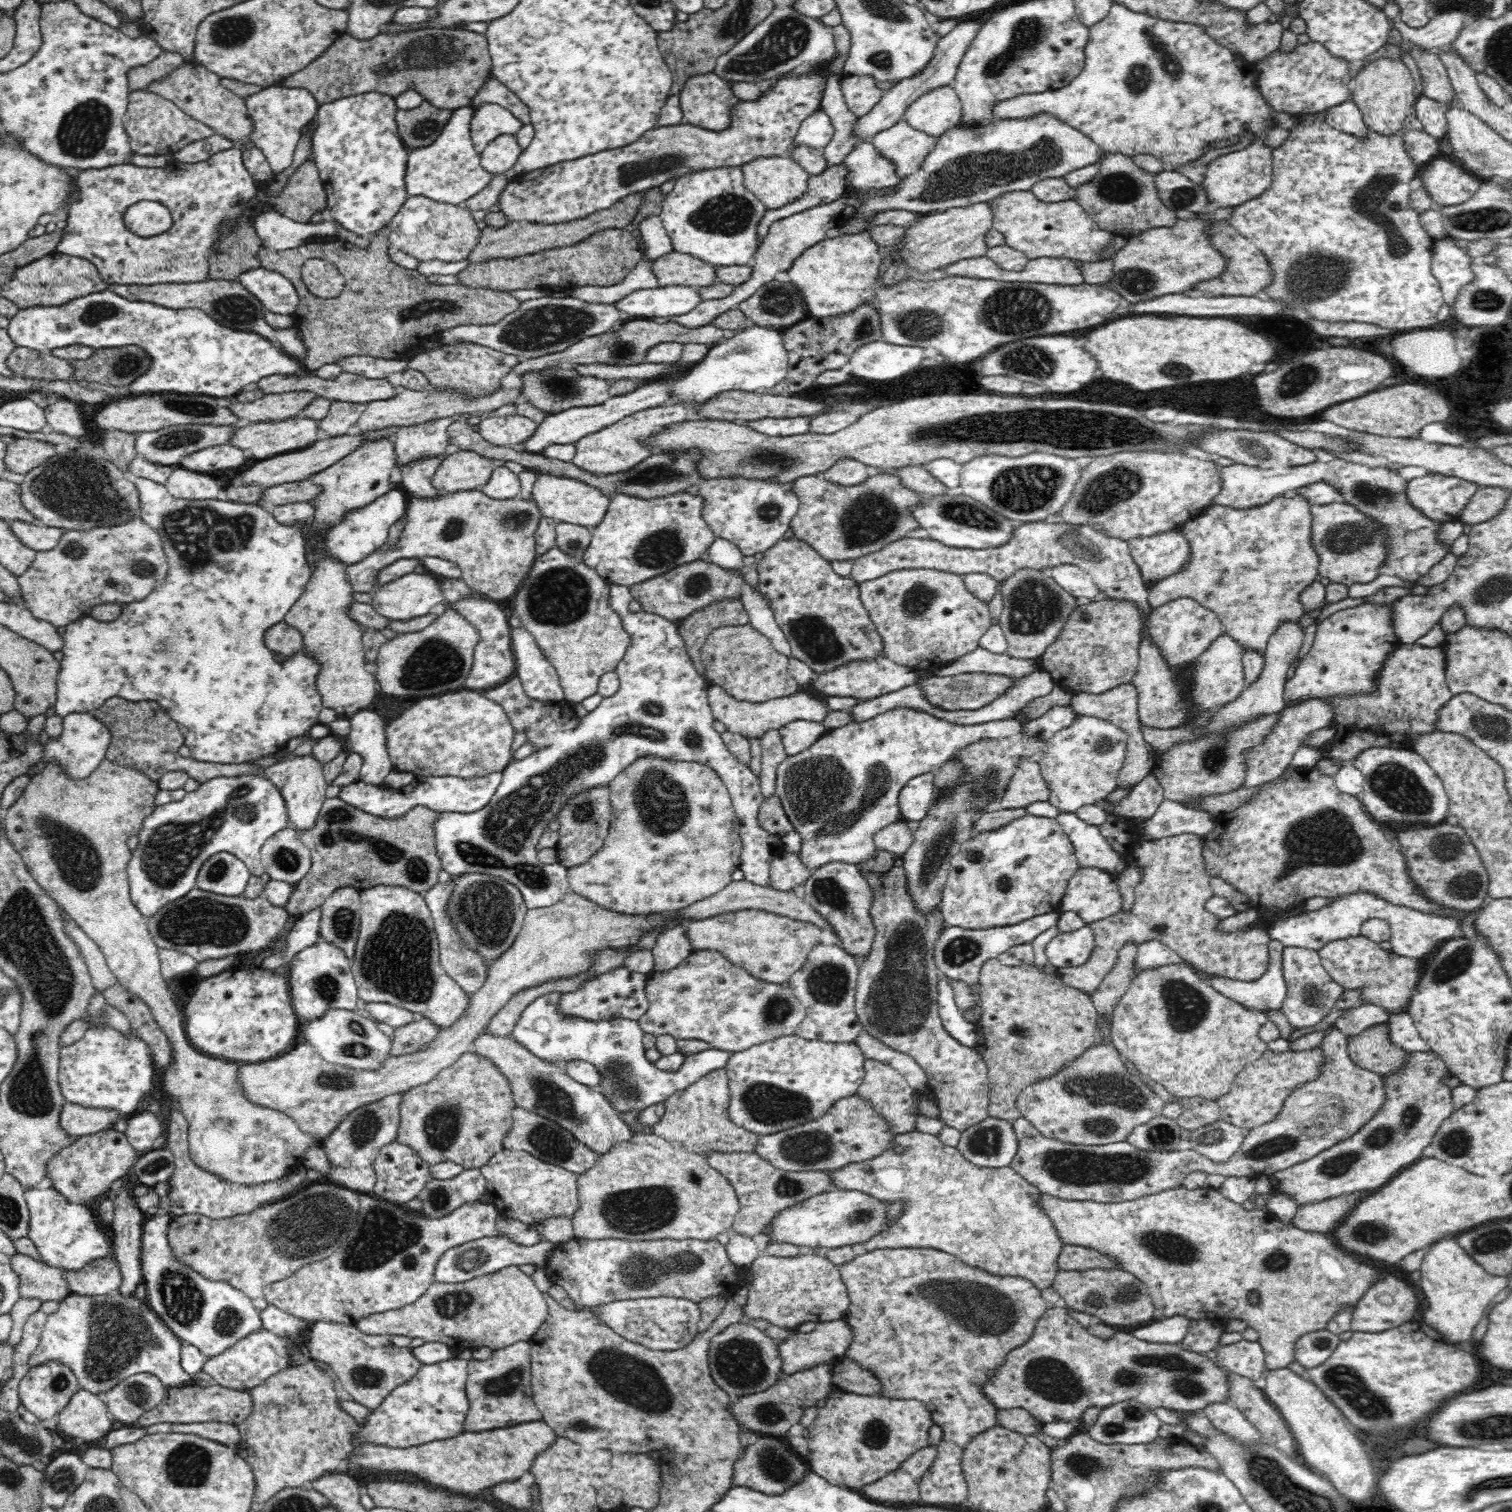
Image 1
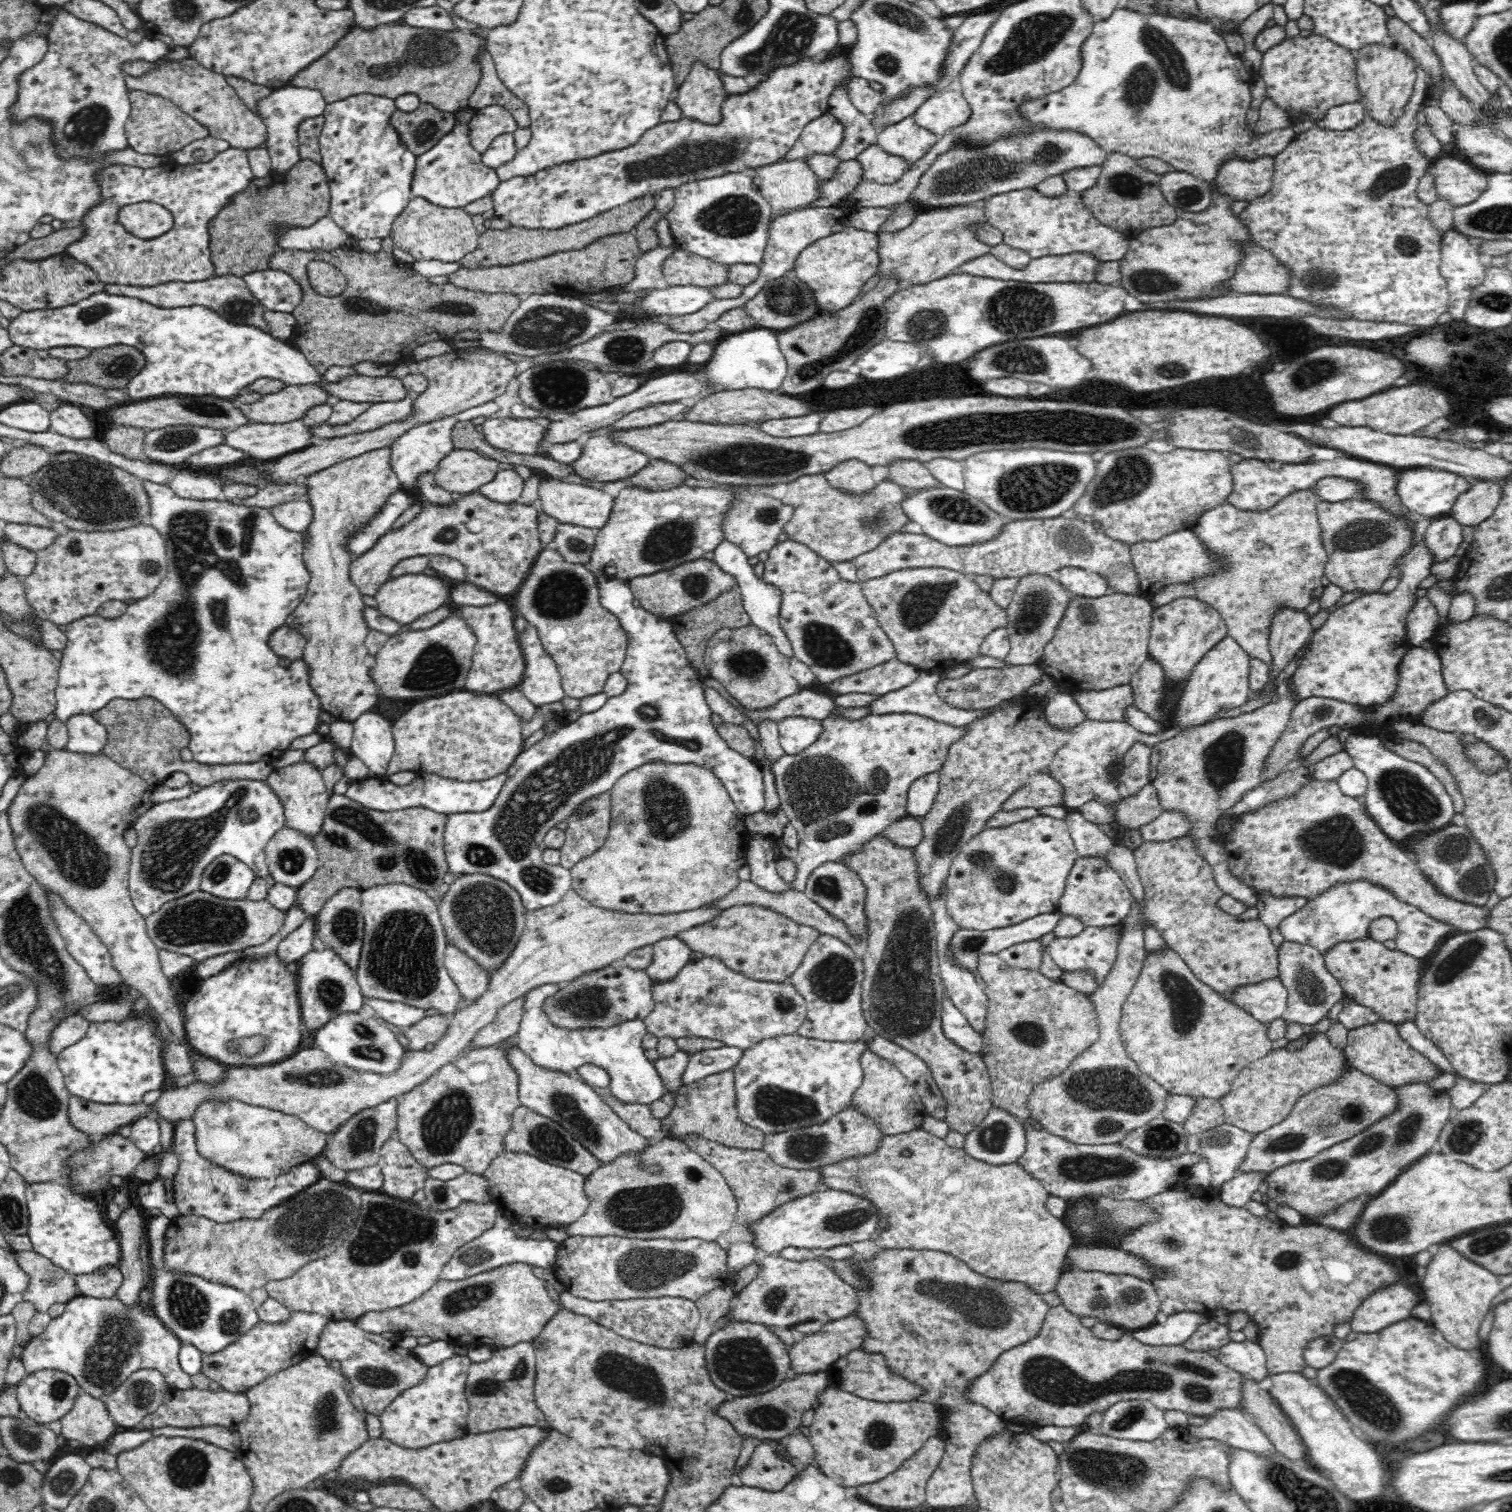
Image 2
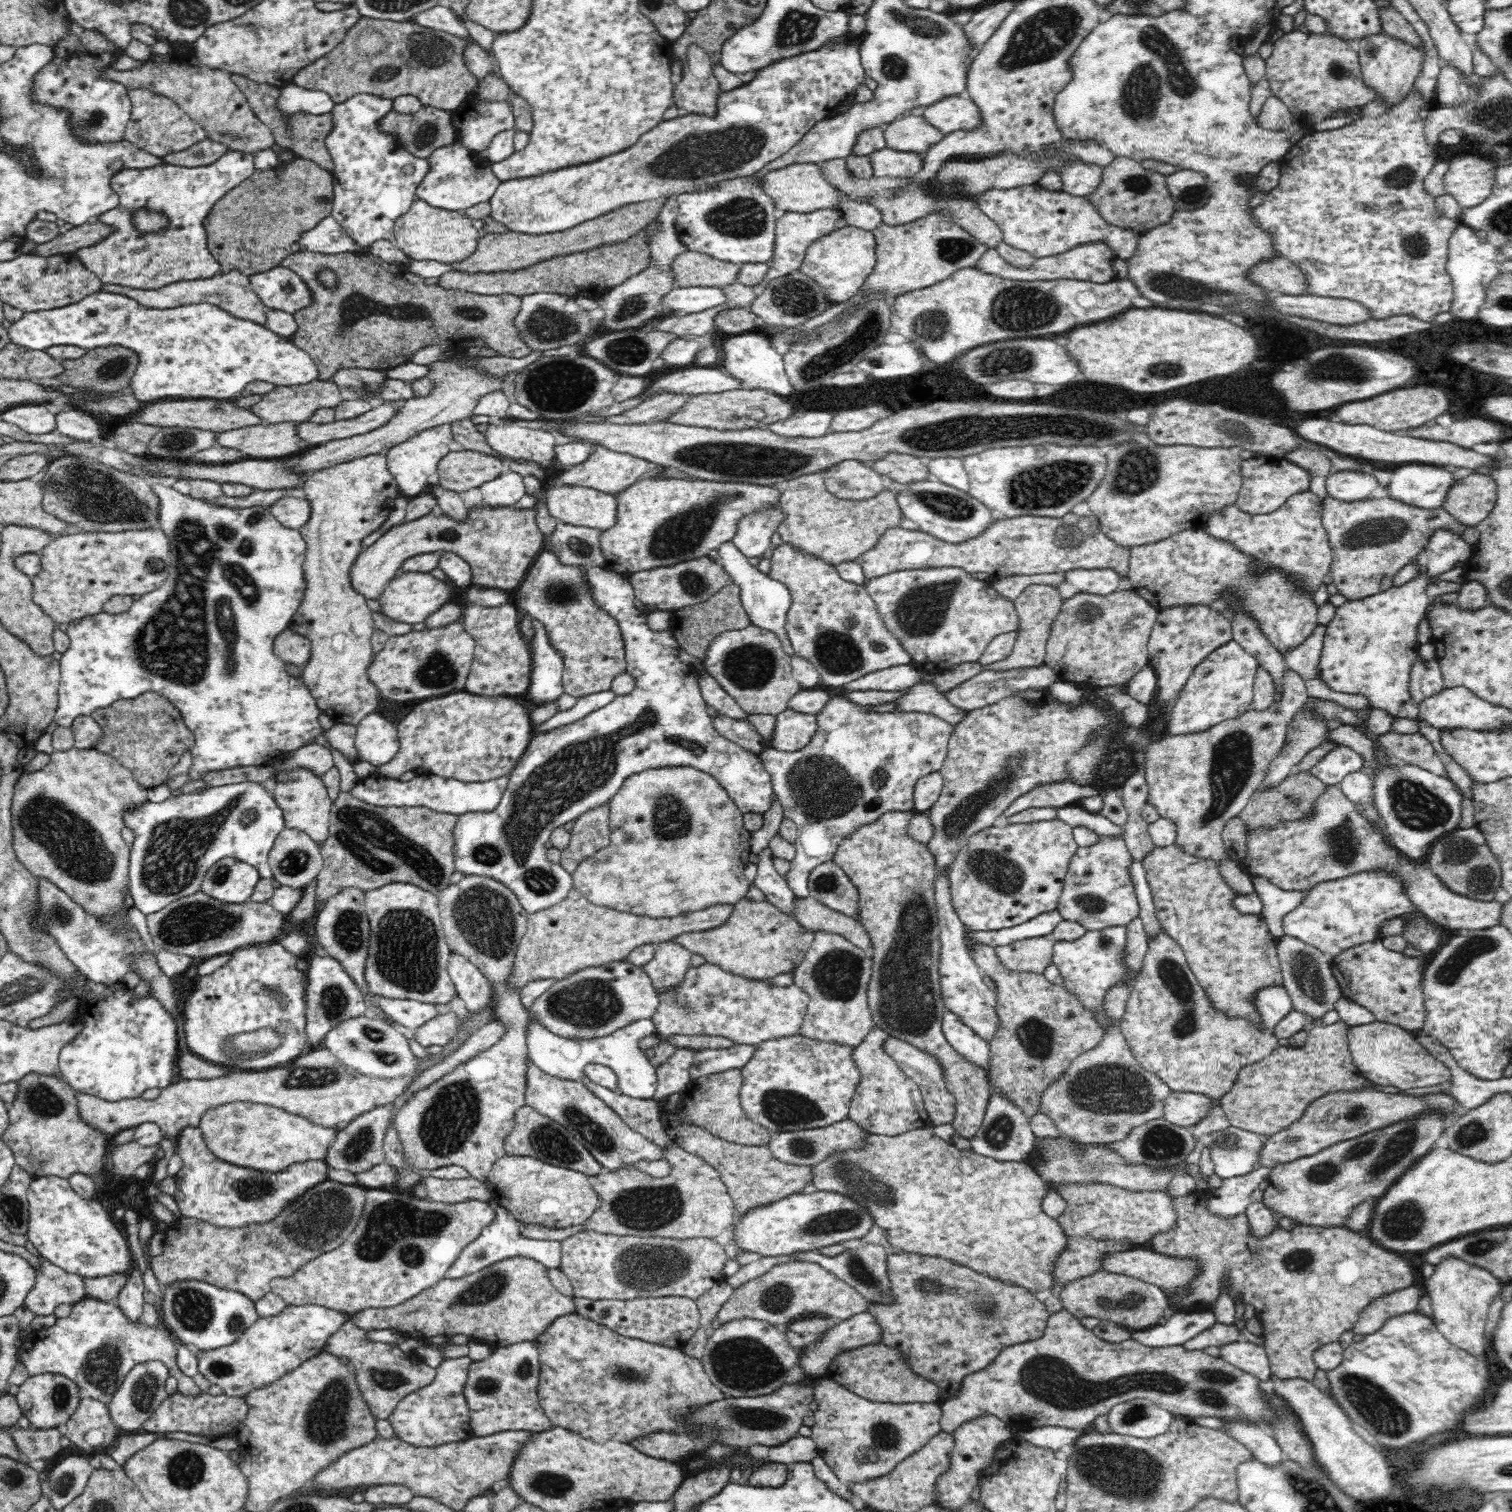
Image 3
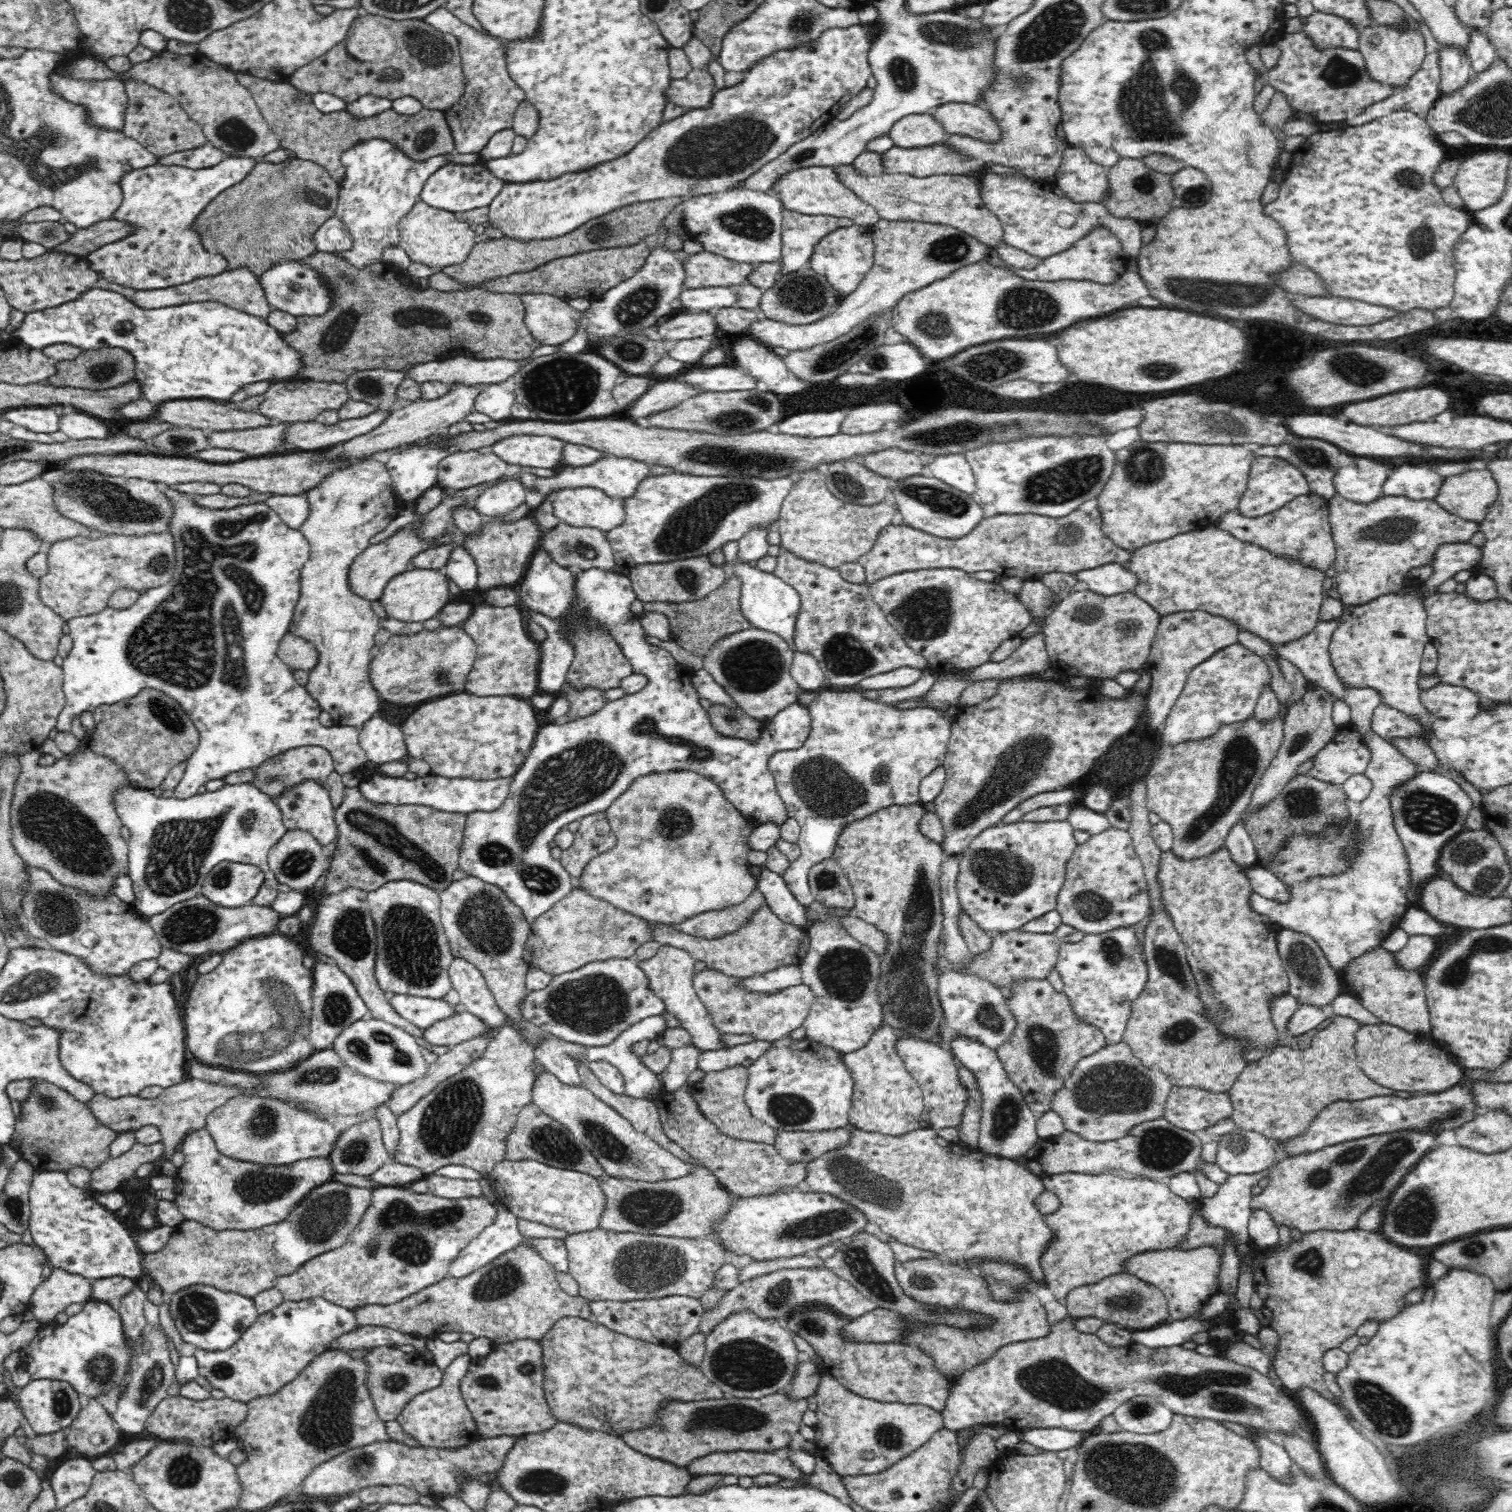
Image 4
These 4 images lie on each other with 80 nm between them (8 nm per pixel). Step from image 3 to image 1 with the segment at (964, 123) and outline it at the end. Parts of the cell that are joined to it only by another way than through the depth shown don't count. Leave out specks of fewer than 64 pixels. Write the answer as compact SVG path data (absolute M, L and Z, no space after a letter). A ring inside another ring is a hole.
M948 85L923 94L903 118L912 128L938 138L960 124L963 110L956 89Z

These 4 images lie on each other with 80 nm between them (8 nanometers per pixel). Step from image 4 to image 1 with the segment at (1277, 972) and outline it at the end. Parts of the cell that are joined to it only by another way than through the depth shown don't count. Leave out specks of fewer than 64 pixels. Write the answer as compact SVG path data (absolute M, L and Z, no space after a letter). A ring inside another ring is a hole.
M1179 834L1155 841L1141 840L1132 849L1131 858L1140 871L1132 910L1089 924L1096 935L1094 956L1082 966L1058 969L1057 974L1066 986L1091 996L1104 976L1113 970L1120 949L1131 941L1142 944L1155 939L1168 945L1182 961L1194 967L1196 974L1206 975L1208 979L1222 977L1252 982L1268 972L1272 958L1272 937L1268 927L1253 923L1241 930L1224 931L1220 929L1223 919L1207 909L1208 900L1215 894L1200 835Z

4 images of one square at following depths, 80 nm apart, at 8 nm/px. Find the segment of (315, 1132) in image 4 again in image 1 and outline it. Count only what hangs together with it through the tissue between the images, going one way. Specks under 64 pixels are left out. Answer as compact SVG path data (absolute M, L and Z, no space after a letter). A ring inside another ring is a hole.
M104 759L88 776L71 778L59 762L47 762L34 776L19 798L5 810L2 823L6 836L23 858L34 880L86 932L86 935L104 953L108 969L126 991L134 994L151 1008L154 1020L168 1037L176 1062L162 1074L165 1096L179 1100L179 1110L189 1124L188 1142L191 1157L198 1166L216 1176L248 1186L272 1182L283 1178L292 1168L300 1165L314 1145L321 1139L300 1130L294 1118L283 1112L256 1105L240 1091L238 1068L240 1064L210 1057L199 1052L186 1036L184 1015L172 998L168 980L161 973L159 948L147 928L148 917L132 902L129 893L127 866L131 859L128 838L138 830L148 814L156 808L154 796L159 783L146 777L134 767L116 764Z

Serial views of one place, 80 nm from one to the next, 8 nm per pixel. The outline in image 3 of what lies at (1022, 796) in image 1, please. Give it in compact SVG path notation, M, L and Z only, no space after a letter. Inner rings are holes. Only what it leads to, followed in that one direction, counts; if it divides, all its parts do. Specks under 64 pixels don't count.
M1070 781L1042 785L1012 802L1003 812L1002 819L1010 818L1030 808L1060 808L1077 804L1078 800L1094 796L1097 791L1095 788L1080 786Z

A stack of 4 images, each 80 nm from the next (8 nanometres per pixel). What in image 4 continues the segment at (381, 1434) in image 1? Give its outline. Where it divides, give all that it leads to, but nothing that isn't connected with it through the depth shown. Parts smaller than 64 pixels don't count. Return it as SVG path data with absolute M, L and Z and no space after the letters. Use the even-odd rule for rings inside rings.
M468 1353L458 1355L443 1374L441 1385L417 1394L398 1416L396 1422L402 1426L404 1433L416 1439L424 1447L457 1449L468 1446L481 1437L476 1429L472 1412L467 1408L460 1392L460 1380L468 1372L471 1358Z

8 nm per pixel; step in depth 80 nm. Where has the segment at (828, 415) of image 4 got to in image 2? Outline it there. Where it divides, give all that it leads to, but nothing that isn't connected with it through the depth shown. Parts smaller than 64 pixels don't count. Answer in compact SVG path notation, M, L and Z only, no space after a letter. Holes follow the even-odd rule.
M812 412L794 418L768 419L758 427L776 437L807 437L821 432L822 419L823 413Z

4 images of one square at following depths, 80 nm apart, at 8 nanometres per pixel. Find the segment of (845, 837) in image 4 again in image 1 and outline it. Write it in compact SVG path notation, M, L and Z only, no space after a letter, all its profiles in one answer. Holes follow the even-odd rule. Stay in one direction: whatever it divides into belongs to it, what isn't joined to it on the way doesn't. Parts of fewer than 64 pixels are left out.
M876 848L876 854L864 862L854 864L872 889L870 917L876 935L870 953L860 966L856 988L856 1012L864 1030L879 1038L884 1044L909 1054L928 1075L930 1089L935 1093L939 1105L940 1119L960 1132L982 1122L989 1116L990 1104L988 1068L981 1054L975 1048L960 1044L950 1036L939 1017L938 983L940 975L934 961L938 934L931 932L926 912L917 908L907 885L907 872L904 868L903 854Z

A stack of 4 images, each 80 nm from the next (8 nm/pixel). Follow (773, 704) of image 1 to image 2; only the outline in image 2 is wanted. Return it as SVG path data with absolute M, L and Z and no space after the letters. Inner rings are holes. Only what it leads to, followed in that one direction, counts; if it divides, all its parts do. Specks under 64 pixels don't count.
M704 676L702 682L704 696L709 707L724 723L742 725L744 720L760 723L762 718L771 718L776 723L786 716L814 718L821 722L822 734L814 744L798 754L782 754L778 758L768 758L765 754L761 764L774 775L776 792L781 808L790 823L797 830L797 846L791 858L794 873L790 878L791 888L805 892L810 873L826 862L837 862L846 852L858 850L874 834L883 832L896 818L907 814L907 798L910 785L924 775L939 771L946 760L952 742L962 734L962 727L937 722L933 718L916 713L871 713L860 719L842 716L843 706L835 706L832 696L822 692L802 688L796 694L783 698L769 709L749 711L728 696L719 686Z

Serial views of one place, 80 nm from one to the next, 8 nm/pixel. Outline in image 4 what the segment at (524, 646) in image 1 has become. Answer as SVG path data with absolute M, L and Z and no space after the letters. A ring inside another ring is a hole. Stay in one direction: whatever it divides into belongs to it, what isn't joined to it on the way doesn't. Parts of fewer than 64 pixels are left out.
M592 568L577 570L574 577L575 597L572 598L570 610L564 616L546 616L535 611L530 615L531 621L540 624L548 633L548 639L539 643L539 692L548 692L555 696L561 693L561 686L566 683L566 674L576 654L575 646L569 642L569 632L573 633L573 626L578 623L584 623L588 631L596 629L608 633L630 661L633 672L645 674L649 678L649 685L640 692L610 701L602 710L576 719L576 722L549 723L536 733L532 750L525 758L525 763L514 774L510 794L504 804L492 812L476 811L467 814L459 868L468 875L504 891L506 897L523 910L530 926L574 888L574 878L561 865L560 860L552 857L550 853L552 844L562 850L572 846L575 834L566 828L570 822L605 812L638 777L659 772L690 770L701 777L712 779L720 787L724 797L747 821L754 821L758 825L774 823L781 827L789 818L789 814L787 806L778 794L768 761L774 753L800 748L811 732L810 713L806 707L796 702L769 717L756 740L732 738L718 733L712 727L707 711L698 701L699 692L692 682L694 671L676 662L669 651L652 646L644 639L645 632L640 625L640 618L634 616L631 611L632 602L637 599L637 595L628 575Z

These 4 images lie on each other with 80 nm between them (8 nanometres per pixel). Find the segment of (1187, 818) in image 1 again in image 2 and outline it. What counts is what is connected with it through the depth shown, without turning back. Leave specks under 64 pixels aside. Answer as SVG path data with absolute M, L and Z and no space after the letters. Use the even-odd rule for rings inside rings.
M1162 811L1158 818L1139 829L1145 841L1168 842L1188 832L1188 821L1178 811Z

